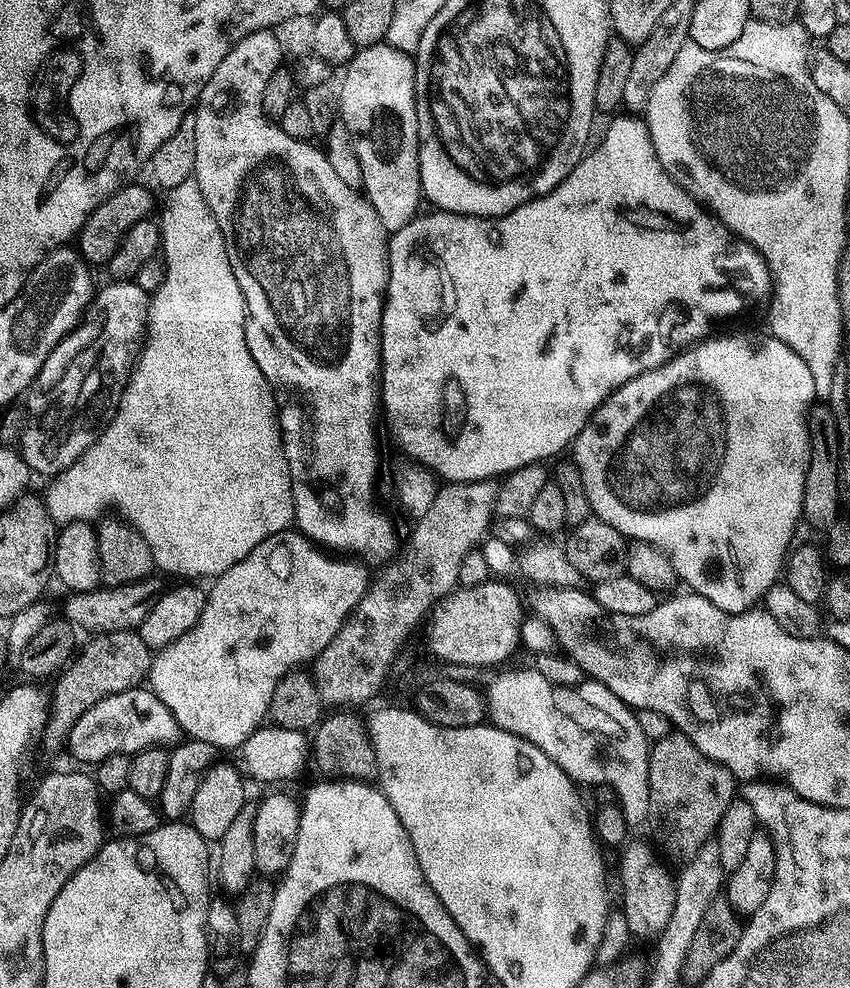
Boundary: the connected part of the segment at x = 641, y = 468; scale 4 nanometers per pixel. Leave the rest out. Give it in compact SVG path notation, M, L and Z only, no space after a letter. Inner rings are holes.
M713 335L677 352L665 364L655 365L638 374L638 378L626 382L599 404L570 448L586 486L586 498L590 498L592 516L614 526L614 530L621 532L629 541L644 540L655 548L661 548L670 558L677 577L683 583L685 580L691 591L714 602L718 610L727 612L755 609L763 601L765 594L778 583L786 568L786 557L794 544L792 535L796 532L796 523L801 523L804 511L802 494L806 486L806 470L810 458L808 410L817 399L814 377L811 376L806 362L802 362L802 358L798 358L798 354L790 350L790 346L786 346L777 336L763 335Z

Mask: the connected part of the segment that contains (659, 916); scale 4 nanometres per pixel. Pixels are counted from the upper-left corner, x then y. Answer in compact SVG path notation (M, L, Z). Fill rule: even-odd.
M634 840L625 843L619 853L620 900L624 903L622 911L629 933L633 937L641 936L651 941L659 938L662 930L666 930L666 922L670 922L670 913L674 911L676 882L673 873L668 873L669 865L662 859L661 853L649 841L648 845L644 840Z

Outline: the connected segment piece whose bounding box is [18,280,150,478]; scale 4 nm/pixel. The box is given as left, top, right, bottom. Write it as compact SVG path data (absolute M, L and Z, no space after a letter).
M112 280L104 289L97 291L88 307L84 309L82 322L76 325L69 336L66 336L62 342L58 342L58 346L54 346L54 350L46 358L46 362L42 366L42 370L36 376L36 381L32 383L30 391L26 396L26 407L28 409L28 420L24 423L24 432L18 441L18 451L28 463L33 473L40 472L47 478L55 478L60 472L65 472L71 464L82 455L91 444L96 443L97 436L100 435L106 421L111 417L114 411L114 401L122 395L124 387L128 384L128 377L132 375L132 369L136 363L136 358L140 354L144 337L148 330L148 305L150 303L150 294L146 290L142 290L135 280Z

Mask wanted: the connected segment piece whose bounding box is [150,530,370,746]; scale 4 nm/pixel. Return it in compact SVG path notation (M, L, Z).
M285 530L266 538L250 554L246 554L244 560L239 560L230 570L226 570L220 576L215 577L213 588L207 589L208 601L202 610L202 618L182 638L178 638L172 644L159 649L152 658L152 671L150 673L150 688L160 697L176 720L182 722L189 737L212 743L217 746L232 744L239 746L250 738L253 731L262 724L262 721L269 715L272 699L274 698L274 686L285 676L287 672L304 666L307 662L315 661L316 657L330 646L332 639L338 634L338 630L348 621L354 609L358 606L360 599L368 593L370 587L370 575L356 560L339 560L336 556L327 556L328 553L323 547L317 546L307 536L296 530Z

